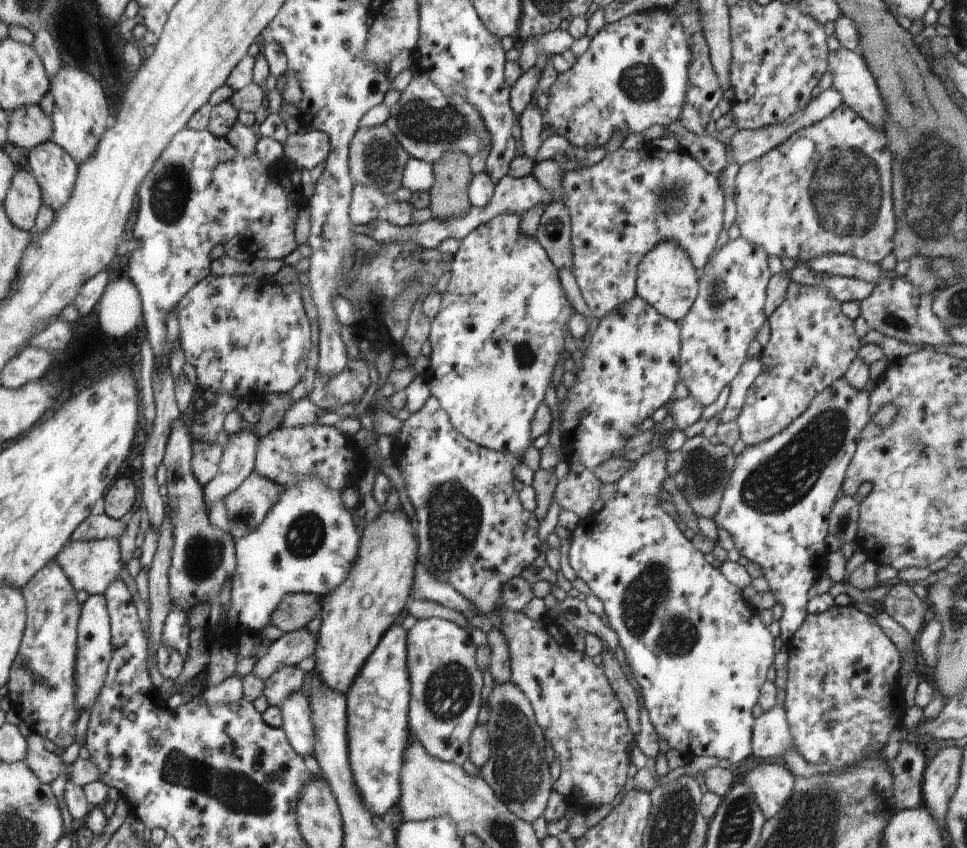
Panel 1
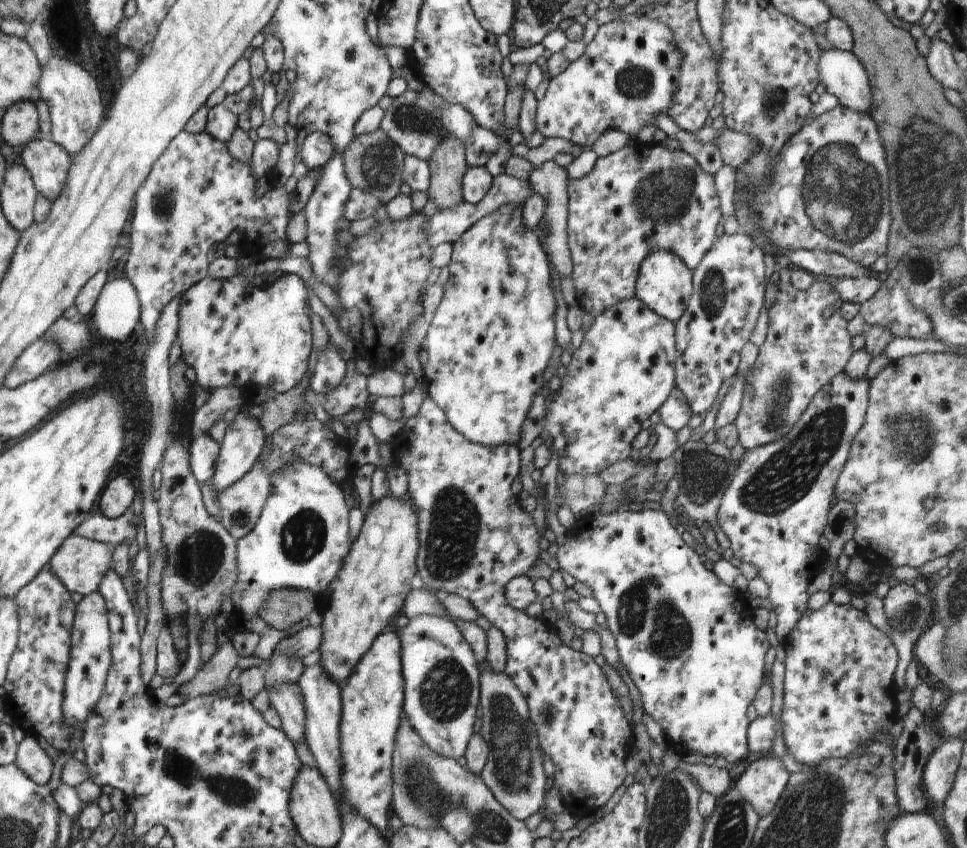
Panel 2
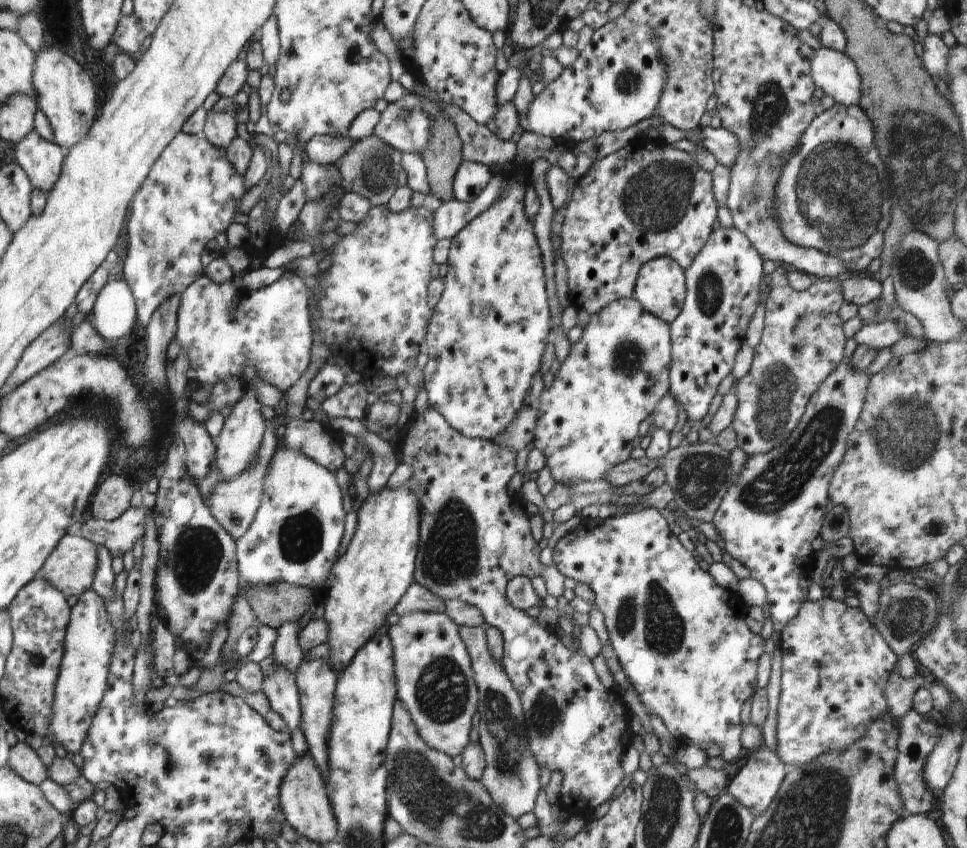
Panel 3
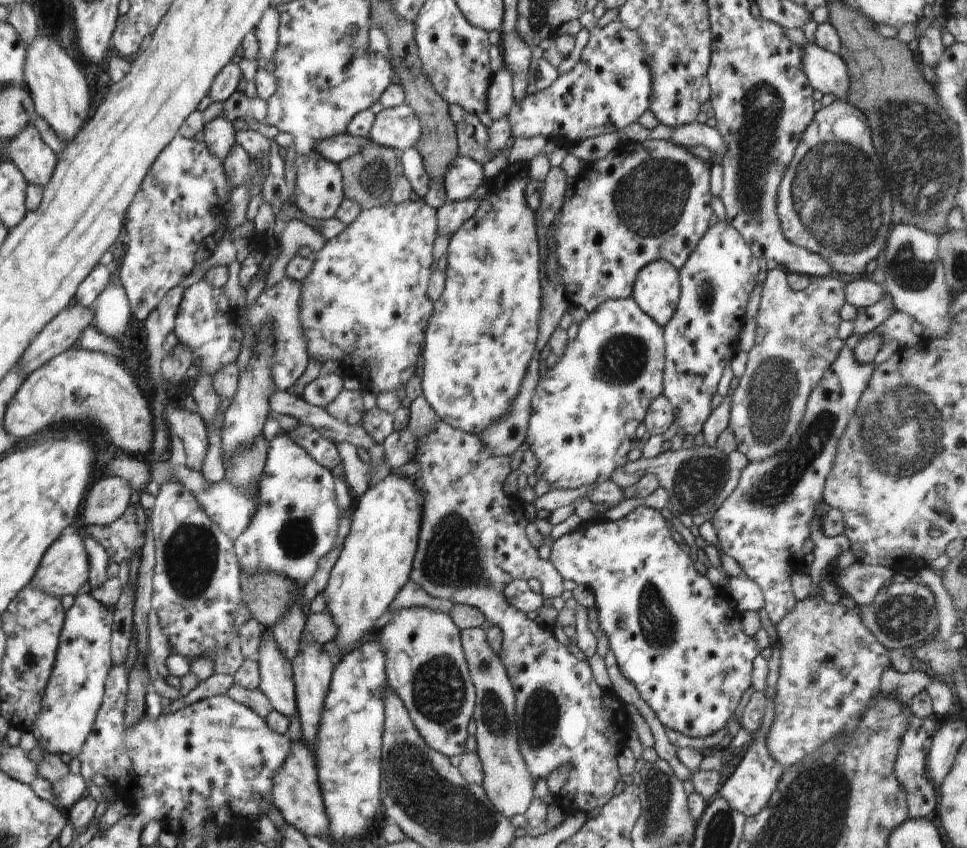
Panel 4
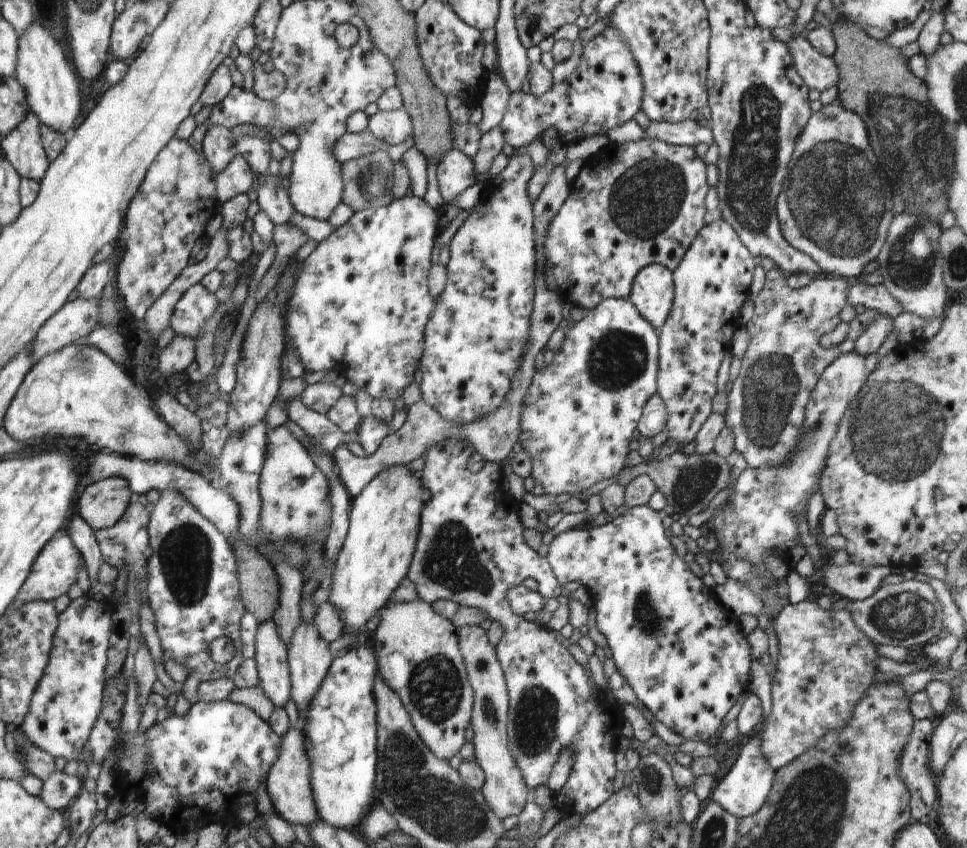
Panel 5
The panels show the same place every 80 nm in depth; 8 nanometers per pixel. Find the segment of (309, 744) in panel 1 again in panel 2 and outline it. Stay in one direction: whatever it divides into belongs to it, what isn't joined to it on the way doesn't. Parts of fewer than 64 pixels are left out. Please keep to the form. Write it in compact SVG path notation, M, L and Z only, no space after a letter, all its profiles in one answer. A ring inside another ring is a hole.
M276 684L268 690L272 708L281 719L281 730L296 746L300 740L306 742L306 706L304 696L297 684Z

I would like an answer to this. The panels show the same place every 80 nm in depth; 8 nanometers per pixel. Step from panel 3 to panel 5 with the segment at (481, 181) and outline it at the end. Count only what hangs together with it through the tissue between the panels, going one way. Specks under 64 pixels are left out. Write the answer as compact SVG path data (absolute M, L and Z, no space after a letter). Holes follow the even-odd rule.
M455 146L437 162L436 180L444 203L450 203L468 186L475 184L472 159Z

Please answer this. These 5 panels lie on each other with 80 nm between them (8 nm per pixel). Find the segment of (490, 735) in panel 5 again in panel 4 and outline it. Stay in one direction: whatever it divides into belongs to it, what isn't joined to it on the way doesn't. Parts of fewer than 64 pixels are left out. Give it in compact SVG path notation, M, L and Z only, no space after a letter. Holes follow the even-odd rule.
M481 627L462 629L461 643L477 696L475 709L473 710L473 718L476 722L476 733L474 737L477 742L475 752L479 756L483 766L482 788L485 790L485 795L490 799L490 802L496 807L496 810L510 819L515 814L524 814L526 812L526 809L530 806L534 798L534 786L536 783L528 772L527 764L520 754L517 743L520 734L518 724L516 724L514 689L512 688L512 683L508 678L506 669L499 655L488 644L487 631Z

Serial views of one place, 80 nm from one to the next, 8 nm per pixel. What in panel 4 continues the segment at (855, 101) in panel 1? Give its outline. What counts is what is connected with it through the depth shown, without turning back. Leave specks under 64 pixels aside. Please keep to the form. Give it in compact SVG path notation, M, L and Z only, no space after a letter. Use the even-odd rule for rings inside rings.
M808 42L802 45L802 48L803 71L810 86L812 86L814 90L822 92L822 94L834 94L838 99L847 100L847 92L849 91L849 74L847 72L846 63L843 61L843 57L821 49L814 43Z

